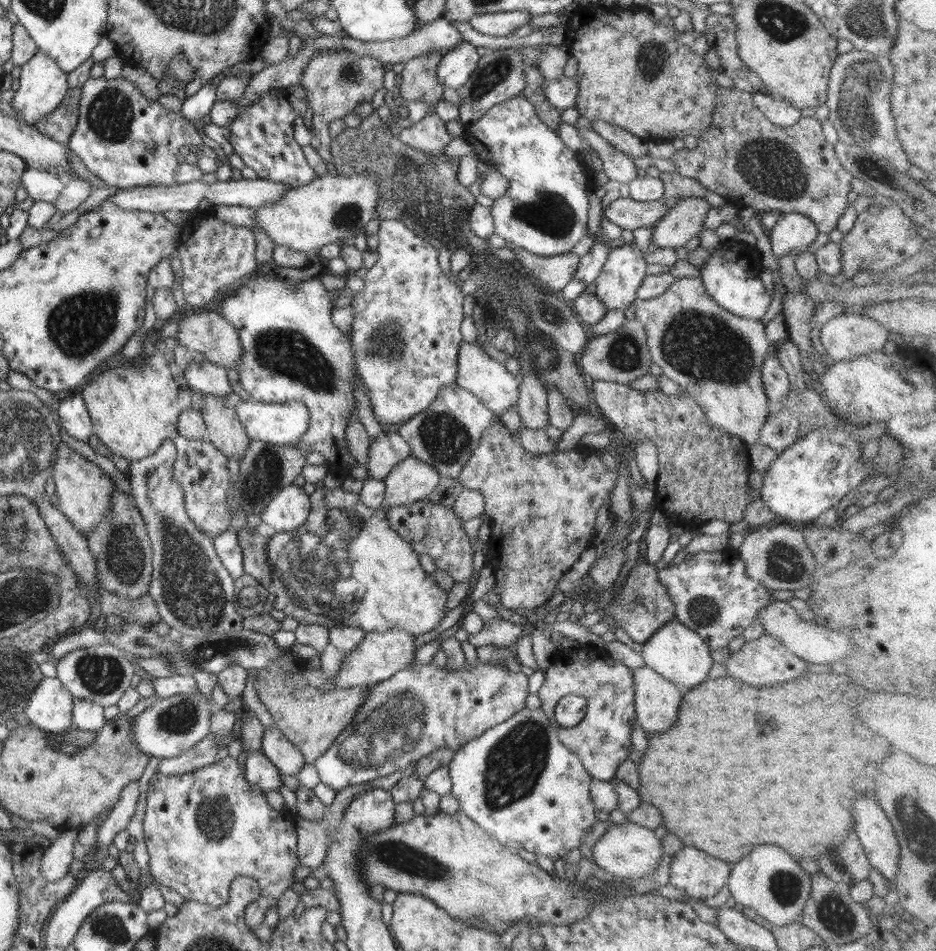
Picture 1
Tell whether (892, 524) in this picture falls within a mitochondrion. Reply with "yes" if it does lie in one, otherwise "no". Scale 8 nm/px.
no

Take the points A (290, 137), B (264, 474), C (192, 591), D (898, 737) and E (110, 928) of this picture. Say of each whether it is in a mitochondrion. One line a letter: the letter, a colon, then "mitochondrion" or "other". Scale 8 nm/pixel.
A: other
B: mitochondrion
C: mitochondrion
D: other
E: mitochondrion

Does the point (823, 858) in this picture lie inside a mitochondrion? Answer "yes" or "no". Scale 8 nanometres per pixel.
no

